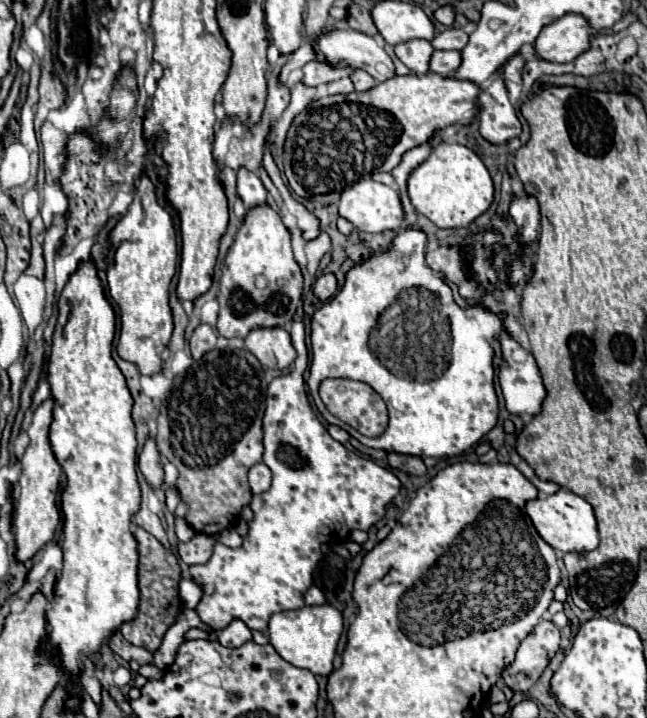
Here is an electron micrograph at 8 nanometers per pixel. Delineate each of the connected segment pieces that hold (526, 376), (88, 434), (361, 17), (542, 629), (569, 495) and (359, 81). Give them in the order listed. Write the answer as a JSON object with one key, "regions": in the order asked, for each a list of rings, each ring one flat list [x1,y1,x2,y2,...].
{"regions":[[[506,328,500,334,500,344,502,344,502,354,504,354,504,364,500,368,498,380,500,380,500,388,504,394,504,402,506,402,506,410,514,416,536,416,542,410,542,400,546,398,546,388,540,376,540,370,534,362,534,356,524,350,516,340,512,340,506,332]],[[84,260,80,262,78,270,70,276,70,280,66,282,60,298,58,298,58,324,52,336,52,354,48,358,48,384,52,388,52,398,54,398,54,420,50,426,50,444,52,444,52,452,58,460,58,464,62,466,64,474,66,474,66,486,64,492,60,496,60,504,62,504,62,514,64,514,64,568,62,568,62,576,56,584,56,594,52,600,50,610,46,612,48,618,48,644,50,648,60,648,62,652,62,660,58,660,54,656,54,662,58,666,62,666,64,672,68,674,76,674,78,670,82,670,82,662,80,662,80,652,84,652,86,656,94,656,96,652,100,652,100,644,106,636,110,636,114,630,120,628,122,622,132,620,136,616,136,608,138,608,138,576,136,576,136,568,138,568,138,552,136,552,136,538,130,532,130,520,132,516,138,512,140,508,140,486,136,480,136,436,124,436,128,422,132,422,130,418,130,410,132,410,132,398,130,398,130,390,126,386,126,380,120,372,120,368,116,366,116,362,112,360,112,340,114,340,114,332,116,332,116,316,114,316,114,308,108,302,102,282,98,278,98,270,96,264,92,260]],[[350,4,346,8,346,24,358,32,364,32,364,34,370,34,374,36,378,30,372,22,372,16,370,16,370,10,360,6,360,4]],[[540,620,540,624,520,642,516,650,516,660,502,672,502,680,514,692,528,692,548,662,560,648,560,630,548,620]],[[560,488,556,494,546,498,536,498,526,504,526,514,530,516,538,534,560,552,588,552,598,546,598,530,592,506,578,494]],[[354,70,354,72,350,74,350,80,352,80,352,84,354,84,354,88,356,88,358,92,370,90,370,88,376,84,376,80,374,80,368,72,364,72,364,70]]]}

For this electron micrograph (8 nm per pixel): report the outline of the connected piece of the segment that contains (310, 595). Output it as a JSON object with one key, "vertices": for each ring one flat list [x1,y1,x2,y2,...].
{"vertices":[[310,586,310,588,306,590,306,594,304,594,304,602,306,602,308,606,312,606,312,604,324,604,324,594,322,594,322,590,316,588,316,586]]}

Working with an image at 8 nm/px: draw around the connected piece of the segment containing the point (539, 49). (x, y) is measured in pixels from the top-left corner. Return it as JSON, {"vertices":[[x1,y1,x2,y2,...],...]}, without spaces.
{"vertices":[[566,14,542,28,534,42,536,54,548,62,572,62,590,48,590,28,580,14]]}

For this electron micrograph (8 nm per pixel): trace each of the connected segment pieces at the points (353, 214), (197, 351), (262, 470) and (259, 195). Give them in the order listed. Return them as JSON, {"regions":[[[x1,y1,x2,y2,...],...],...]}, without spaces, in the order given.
{"regions":[[[360,180,346,192,342,192,340,198,340,216,354,224,360,232,384,232,384,230,398,230,404,224,404,210,400,204,400,196,390,186,378,184,374,180]],[[200,324,194,332,192,332,192,338,190,338,190,350,192,350,192,358,198,360,202,354,206,354,208,350,216,348,216,340,218,340,218,334,212,326,208,324]],[[254,464,248,472,248,482,250,482,250,488,254,494,262,494,270,488,270,480,272,480,272,474,268,470,266,464]],[[240,168,240,172,238,172,238,194,244,200,248,210,264,204,268,200,268,192,266,192,264,184,260,182,258,174,248,168]]]}

